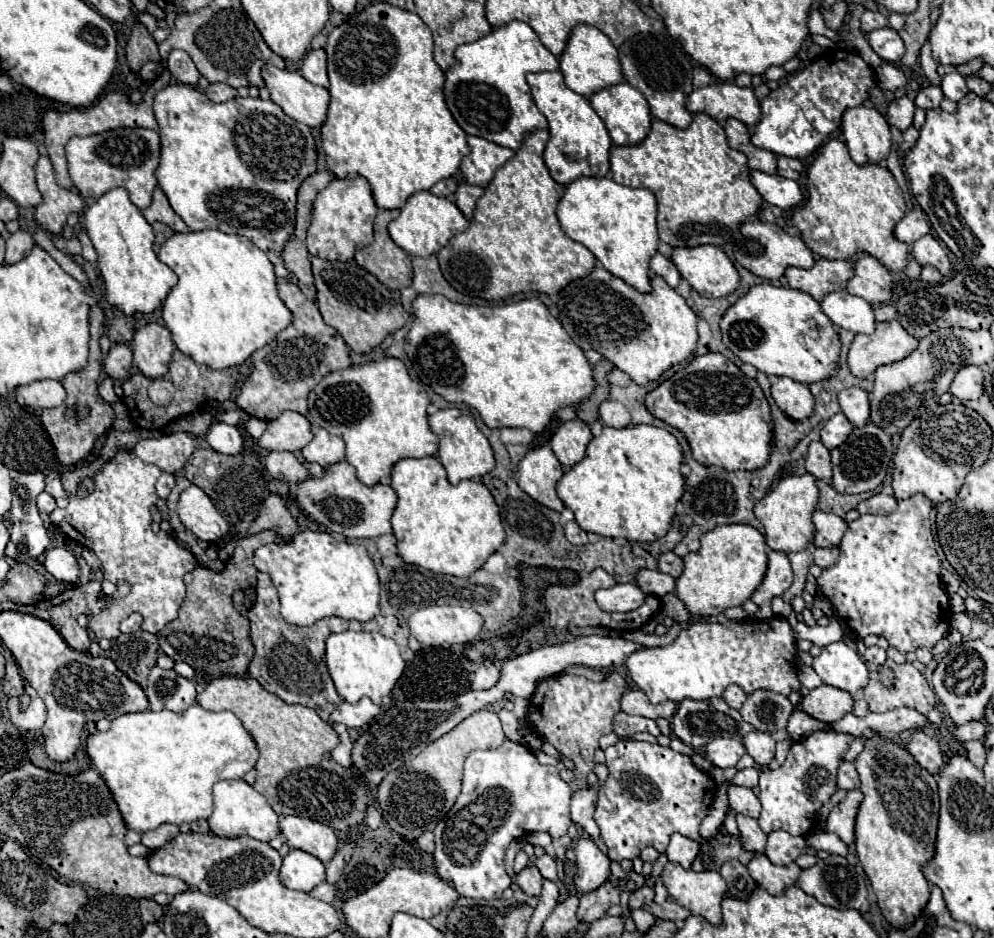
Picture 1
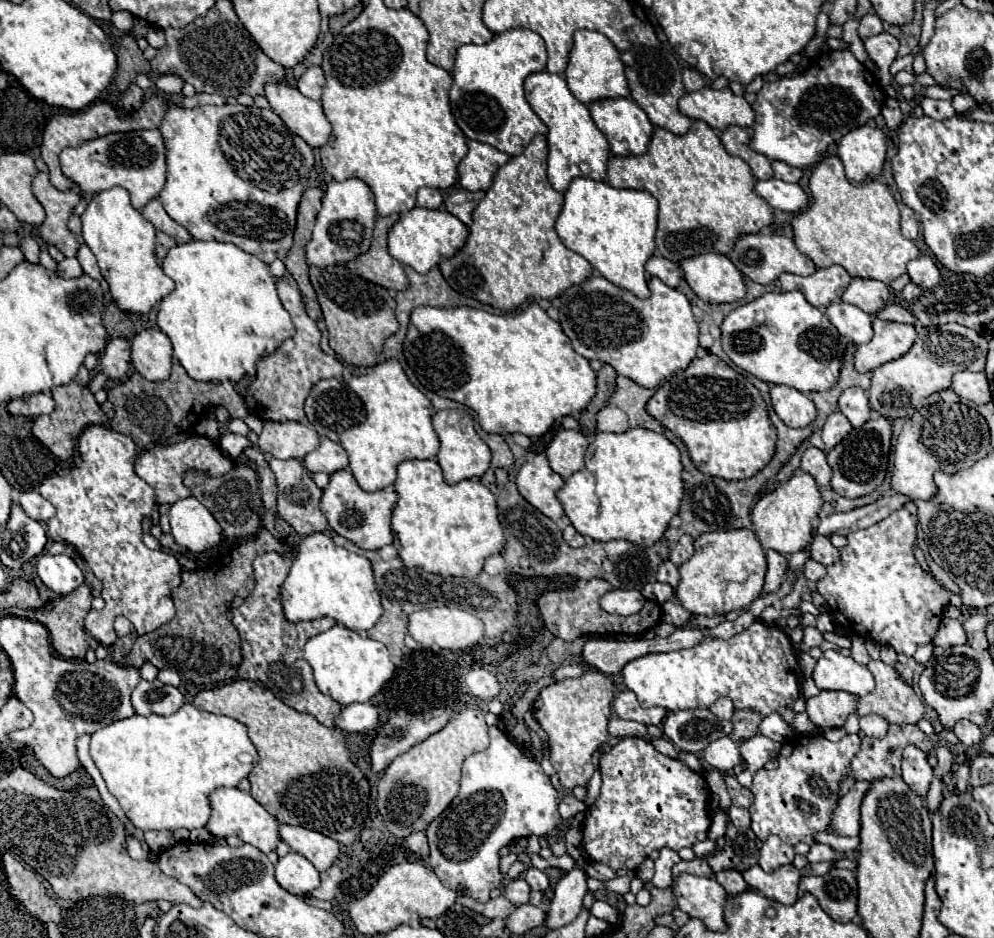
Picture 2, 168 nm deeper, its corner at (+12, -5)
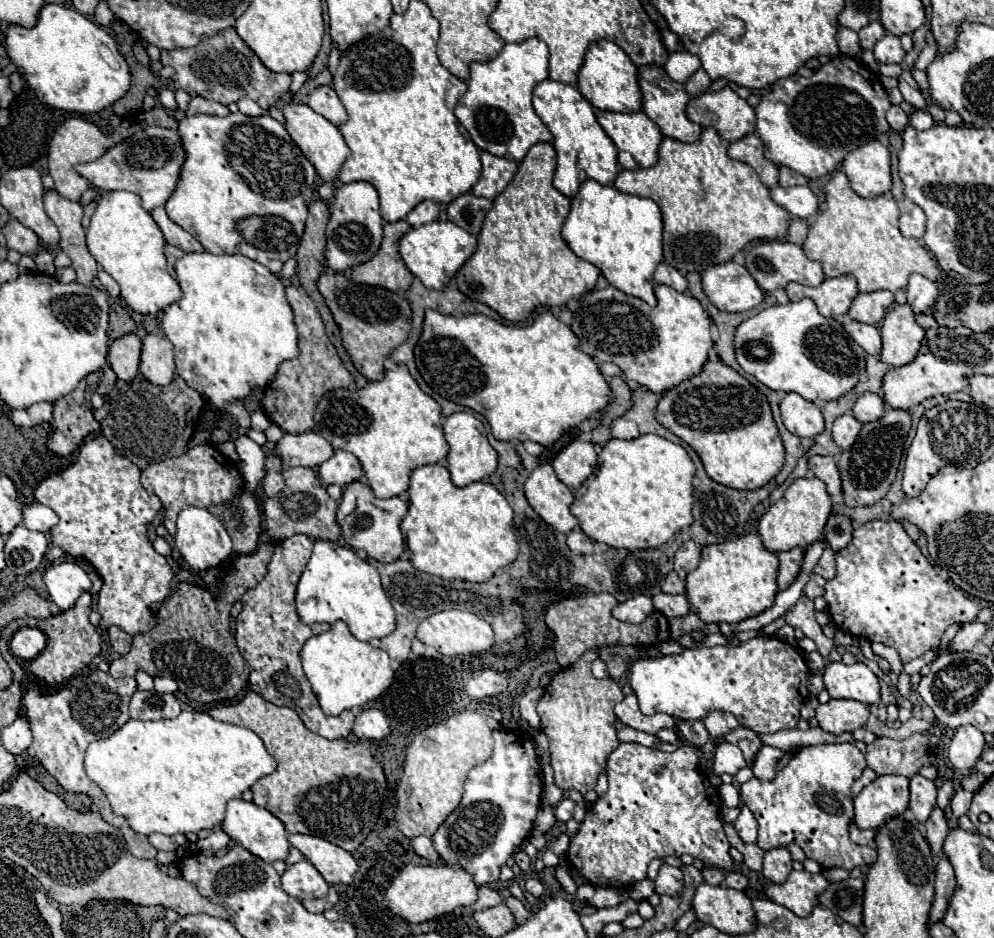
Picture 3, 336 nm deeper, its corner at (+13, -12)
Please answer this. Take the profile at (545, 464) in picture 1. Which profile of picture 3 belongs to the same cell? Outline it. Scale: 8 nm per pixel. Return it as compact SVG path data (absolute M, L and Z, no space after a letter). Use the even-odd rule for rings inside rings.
M540 464L536 470L532 470L524 484L524 492L536 514L554 530L568 534L578 526L578 520L570 512L574 494L558 480L550 464Z

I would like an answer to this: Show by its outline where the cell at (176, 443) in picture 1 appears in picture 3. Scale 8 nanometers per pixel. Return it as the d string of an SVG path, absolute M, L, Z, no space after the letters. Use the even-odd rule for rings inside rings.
M212 444L194 446L178 458L168 458L160 464L152 464L142 470L142 486L156 494L166 508L164 526L174 536L176 534L176 518L184 506L208 508L210 504L226 504L234 496L242 492L242 476L236 470L234 462L224 458Z

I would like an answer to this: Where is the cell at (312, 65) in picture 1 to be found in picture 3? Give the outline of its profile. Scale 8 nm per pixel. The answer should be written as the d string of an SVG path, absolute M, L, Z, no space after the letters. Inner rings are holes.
M320 86L310 94L308 106L322 114L326 120L330 120L336 126L342 126L346 122L346 110L342 106L342 102L338 100L336 92L330 86Z

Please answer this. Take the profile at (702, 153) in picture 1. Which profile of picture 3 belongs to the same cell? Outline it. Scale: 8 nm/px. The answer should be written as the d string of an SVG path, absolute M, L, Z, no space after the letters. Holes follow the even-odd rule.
M704 128L700 138L692 144L664 138L658 154L660 160L656 166L622 170L614 186L626 194L652 198L660 206L664 216L664 262L682 274L702 272L714 264L728 262L752 240L780 240L788 234L790 214L770 198L770 190L760 182L752 166L728 158L728 142L722 140L714 128Z

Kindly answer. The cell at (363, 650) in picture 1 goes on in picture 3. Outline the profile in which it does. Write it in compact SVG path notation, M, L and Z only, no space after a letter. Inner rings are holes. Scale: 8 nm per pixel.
M342 620L332 624L328 632L306 640L300 656L306 678L320 700L322 712L328 716L338 716L344 710L360 708L366 702L376 700L392 684L394 678L388 654L370 646L368 642L356 640Z

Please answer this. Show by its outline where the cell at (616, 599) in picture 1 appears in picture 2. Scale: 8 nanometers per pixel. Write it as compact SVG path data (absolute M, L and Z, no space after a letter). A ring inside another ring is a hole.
M611 589L599 599L599 605L603 611L617 613L617 615L633 615L643 607L643 603L645 603L645 597L641 595L641 591L635 591L635 589L631 591Z

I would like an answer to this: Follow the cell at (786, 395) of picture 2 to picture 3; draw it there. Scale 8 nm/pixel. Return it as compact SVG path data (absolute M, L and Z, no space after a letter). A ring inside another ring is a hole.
M786 394L780 402L780 412L784 426L800 438L814 438L824 432L824 418L820 408L814 402L804 400L800 394Z

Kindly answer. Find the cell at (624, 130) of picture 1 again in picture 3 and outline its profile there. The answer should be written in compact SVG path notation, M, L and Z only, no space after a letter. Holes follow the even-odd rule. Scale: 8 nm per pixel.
M598 112L598 122L616 144L620 166L636 170L658 162L658 146L664 136L644 112Z

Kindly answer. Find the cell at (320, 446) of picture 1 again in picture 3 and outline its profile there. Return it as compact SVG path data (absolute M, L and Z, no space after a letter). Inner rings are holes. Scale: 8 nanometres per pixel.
M336 450L336 454L318 466L318 476L324 484L336 484L346 486L354 480L360 480L364 476L360 460L344 450Z

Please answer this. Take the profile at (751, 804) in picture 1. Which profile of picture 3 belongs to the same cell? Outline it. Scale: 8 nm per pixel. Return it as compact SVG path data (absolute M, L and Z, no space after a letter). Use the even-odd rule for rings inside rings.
M742 806L742 812L740 812L738 820L734 822L734 826L736 826L736 830L738 830L738 834L740 834L740 838L744 842L750 842L750 844L756 842L756 838L758 838L758 822L756 822L756 818L752 816L752 812L746 806Z

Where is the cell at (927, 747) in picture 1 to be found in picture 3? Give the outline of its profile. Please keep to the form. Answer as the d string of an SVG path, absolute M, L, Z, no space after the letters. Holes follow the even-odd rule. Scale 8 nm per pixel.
M916 774L910 778L910 810L918 822L926 822L936 806L936 784Z

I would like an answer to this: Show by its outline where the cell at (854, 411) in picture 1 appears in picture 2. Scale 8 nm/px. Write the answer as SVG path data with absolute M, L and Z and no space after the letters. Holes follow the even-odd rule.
M861 387L845 389L839 397L839 411L851 421L853 427L861 427L871 415L867 393Z

